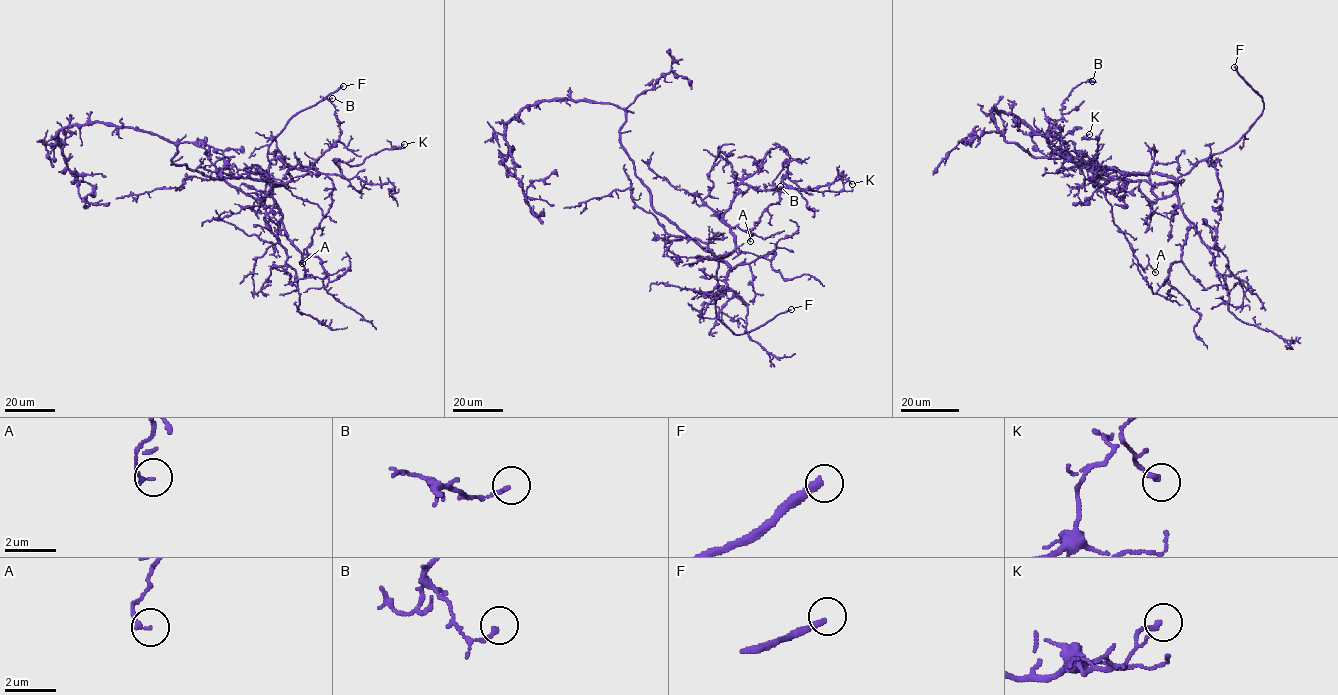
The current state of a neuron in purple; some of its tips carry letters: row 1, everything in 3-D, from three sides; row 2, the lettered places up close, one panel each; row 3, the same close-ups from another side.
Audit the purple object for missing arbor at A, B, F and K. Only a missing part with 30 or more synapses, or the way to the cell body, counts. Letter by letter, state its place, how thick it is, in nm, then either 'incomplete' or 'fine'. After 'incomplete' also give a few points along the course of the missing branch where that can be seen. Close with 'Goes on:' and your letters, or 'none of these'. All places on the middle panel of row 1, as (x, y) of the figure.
A: (750, 241) | 130 nm | fine
B: (780, 186) | 150 nm | fine
F: (791, 309) | 280 nm | incomplete | (791, 309), (802, 305), (821, 291)
K: (852, 184) | 190 nm | fine
Goes on: F

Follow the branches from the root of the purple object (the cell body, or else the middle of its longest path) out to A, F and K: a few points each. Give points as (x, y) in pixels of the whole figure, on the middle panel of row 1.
A: (643, 183), (656, 212), (720, 259), (735, 248), (723, 215), (736, 187), (781, 190), (750, 241)
F: (643, 183), (650, 194), (651, 207), (718, 261), (716, 316), (733, 334), (745, 334), (791, 309)
K: (643, 183), (656, 212), (720, 259), (735, 248), (723, 215), (740, 184), (852, 184)

